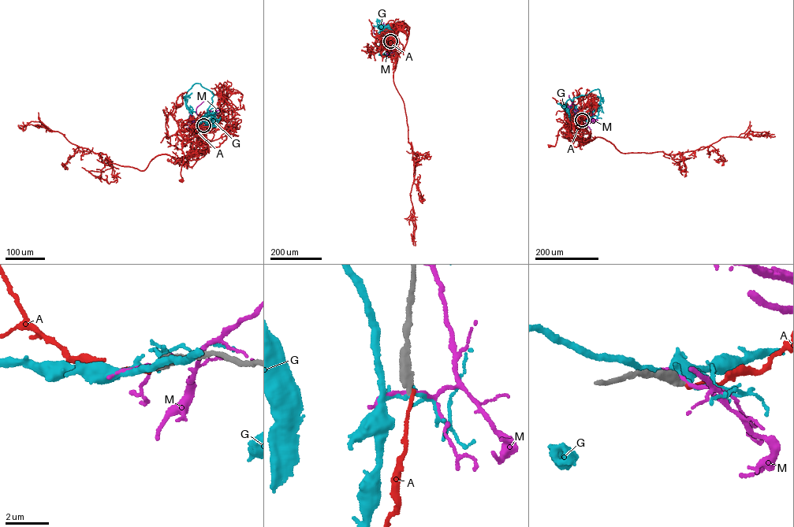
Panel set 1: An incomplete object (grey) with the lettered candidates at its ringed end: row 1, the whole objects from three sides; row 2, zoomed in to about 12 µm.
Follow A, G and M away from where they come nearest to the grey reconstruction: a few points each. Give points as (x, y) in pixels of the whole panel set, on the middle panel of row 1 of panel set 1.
A: (390, 41), (389, 44), (385, 42), (382, 50), (384, 50), (381, 42), (386, 44), (384, 42)
G: (390, 41), (386, 53), (381, 55), (382, 31)
M: (390, 41), (384, 22)

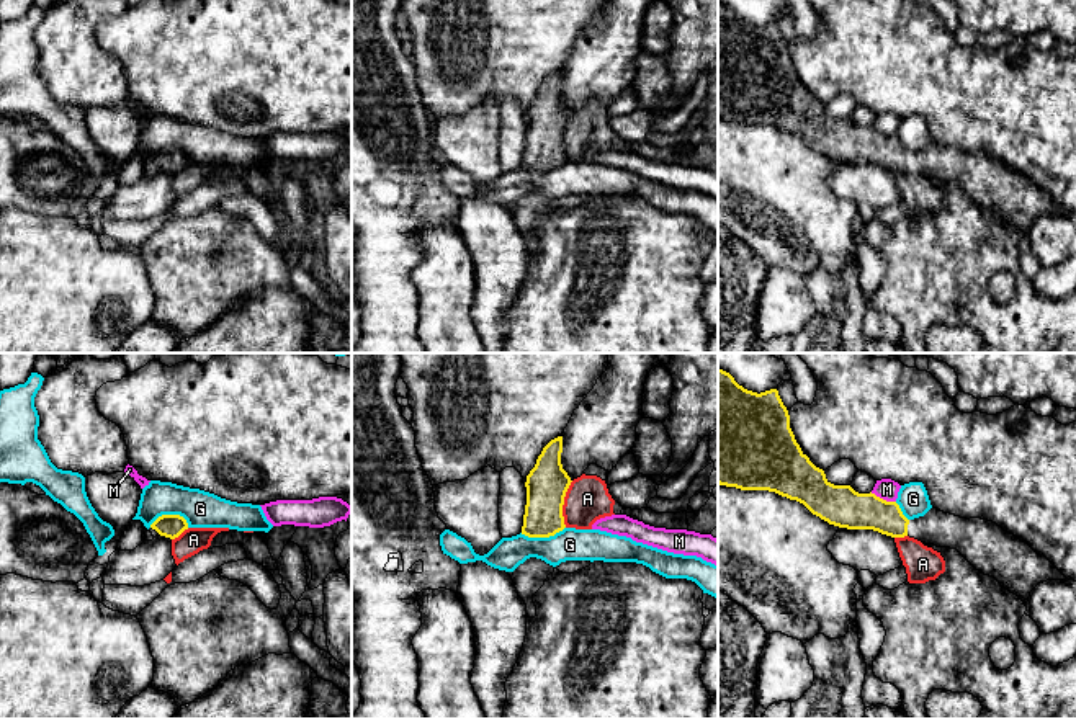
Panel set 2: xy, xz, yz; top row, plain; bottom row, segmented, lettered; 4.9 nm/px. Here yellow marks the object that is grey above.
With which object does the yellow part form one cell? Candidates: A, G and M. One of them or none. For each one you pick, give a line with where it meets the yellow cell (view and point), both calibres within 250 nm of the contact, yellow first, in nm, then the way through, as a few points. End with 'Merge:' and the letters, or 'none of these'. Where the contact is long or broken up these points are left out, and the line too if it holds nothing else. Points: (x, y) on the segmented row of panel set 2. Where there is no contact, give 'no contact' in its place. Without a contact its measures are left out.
Merge: none of these

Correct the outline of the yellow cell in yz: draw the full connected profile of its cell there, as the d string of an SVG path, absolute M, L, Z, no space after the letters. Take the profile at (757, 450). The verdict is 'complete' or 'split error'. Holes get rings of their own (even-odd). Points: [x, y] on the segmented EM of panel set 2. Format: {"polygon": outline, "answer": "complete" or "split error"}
{"polygon": "M718 369L718 484L741 490L769 490L803 503L829 525L847 529L873 529L891 538L914 538L937 547L957 549L976 570L994 577L1001 587L1017 595L1027 606L1030 592L1047 580L1066 577L1025 541L1004 531L993 521L960 518L930 508L924 516L908 520L896 502L875 493L859 493L850 485L834 485L823 469L801 451L790 428L790 415L778 391L752 392Z", "answer": "split error"}

